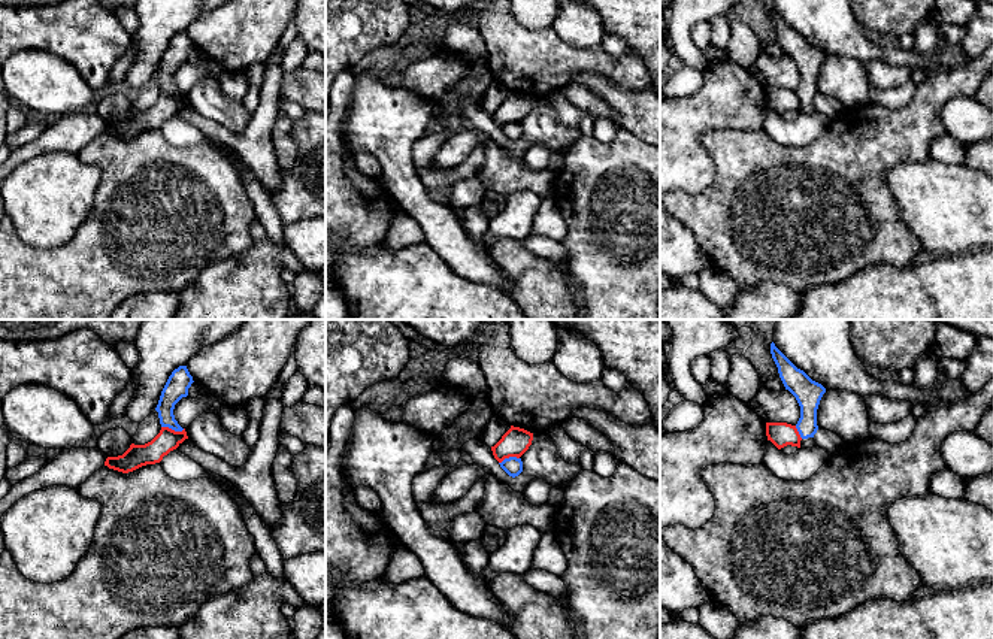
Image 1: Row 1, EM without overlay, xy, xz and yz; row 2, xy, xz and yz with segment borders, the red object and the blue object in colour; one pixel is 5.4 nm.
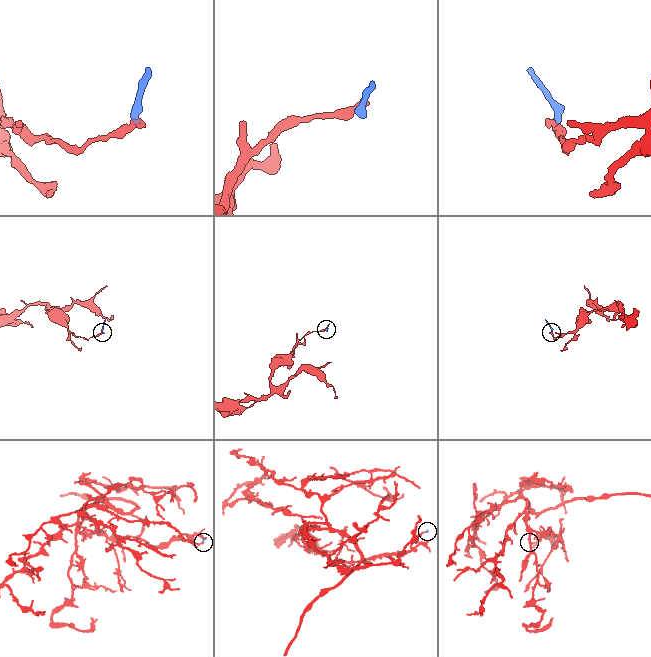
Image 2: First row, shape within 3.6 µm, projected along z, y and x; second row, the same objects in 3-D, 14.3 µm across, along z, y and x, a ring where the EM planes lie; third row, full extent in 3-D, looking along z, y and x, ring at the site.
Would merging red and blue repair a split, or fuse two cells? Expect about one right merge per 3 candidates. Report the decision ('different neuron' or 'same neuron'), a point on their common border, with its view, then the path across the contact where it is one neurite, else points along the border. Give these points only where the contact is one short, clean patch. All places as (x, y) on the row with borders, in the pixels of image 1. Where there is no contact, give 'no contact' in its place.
different neuron; meets red in xy at (173, 430); border along xy (162, 426), (175, 430), (184, 429)

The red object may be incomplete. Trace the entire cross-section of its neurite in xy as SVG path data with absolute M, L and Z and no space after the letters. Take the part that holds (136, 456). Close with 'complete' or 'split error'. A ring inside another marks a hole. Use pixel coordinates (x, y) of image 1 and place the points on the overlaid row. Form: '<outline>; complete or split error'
M161 427L151 442L145 445L131 443L122 455L108 457L105 466L128 473L142 466L160 463L164 455L176 449L185 439L188 439L185 428L175 431L169 427Z; complete

